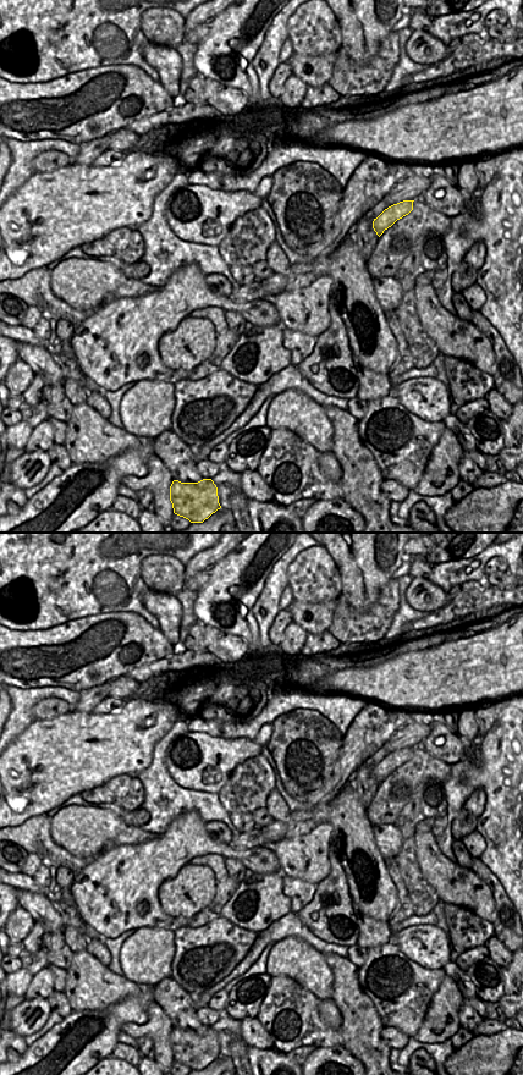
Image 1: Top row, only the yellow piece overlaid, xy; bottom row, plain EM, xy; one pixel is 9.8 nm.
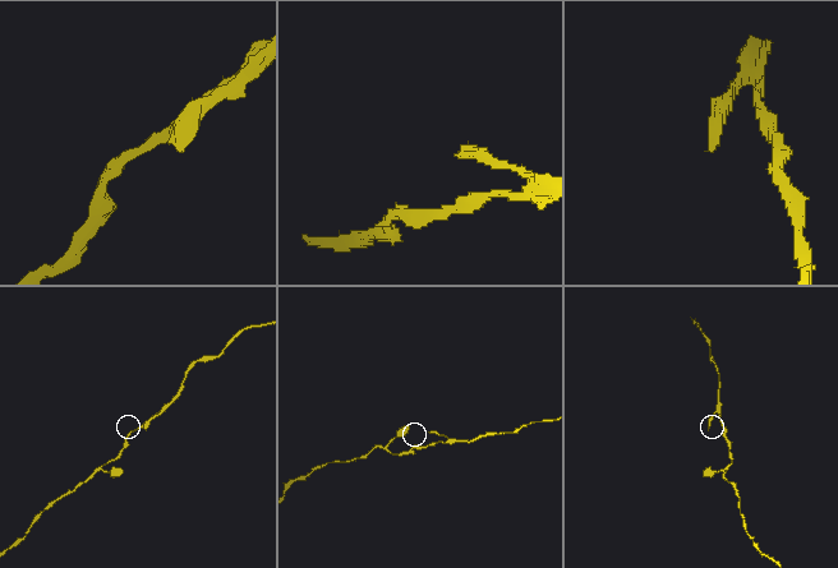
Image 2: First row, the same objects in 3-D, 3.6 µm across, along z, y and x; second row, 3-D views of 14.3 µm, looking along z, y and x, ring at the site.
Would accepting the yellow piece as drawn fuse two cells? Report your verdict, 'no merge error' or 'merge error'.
no merge error

